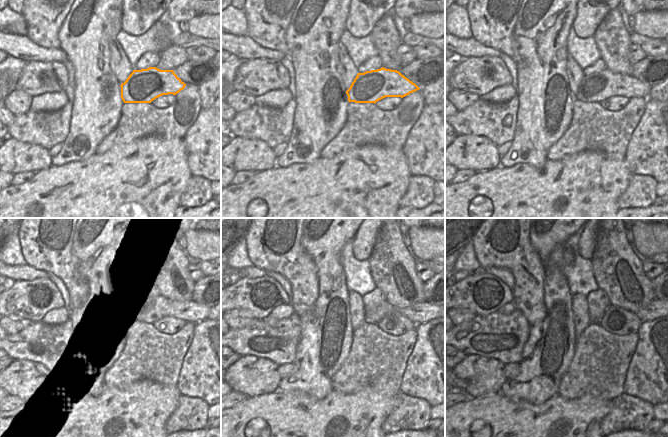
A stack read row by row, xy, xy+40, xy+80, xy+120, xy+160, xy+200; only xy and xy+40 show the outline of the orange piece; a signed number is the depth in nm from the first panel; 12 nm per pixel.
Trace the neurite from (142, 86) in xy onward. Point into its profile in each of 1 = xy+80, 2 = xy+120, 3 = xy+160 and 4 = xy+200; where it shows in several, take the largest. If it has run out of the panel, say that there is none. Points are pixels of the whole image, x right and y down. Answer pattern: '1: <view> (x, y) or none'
1: xy+80 (595, 87)
2: xy+120 (149, 312)
3: xy+160 (422, 312)
4: xy+200 (648, 313)

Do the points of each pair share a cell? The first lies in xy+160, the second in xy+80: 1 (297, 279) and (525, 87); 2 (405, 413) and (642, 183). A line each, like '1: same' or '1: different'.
1: different
2: same

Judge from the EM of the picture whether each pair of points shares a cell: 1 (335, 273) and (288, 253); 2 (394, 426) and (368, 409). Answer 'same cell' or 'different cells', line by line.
1: different cells
2: different cells

